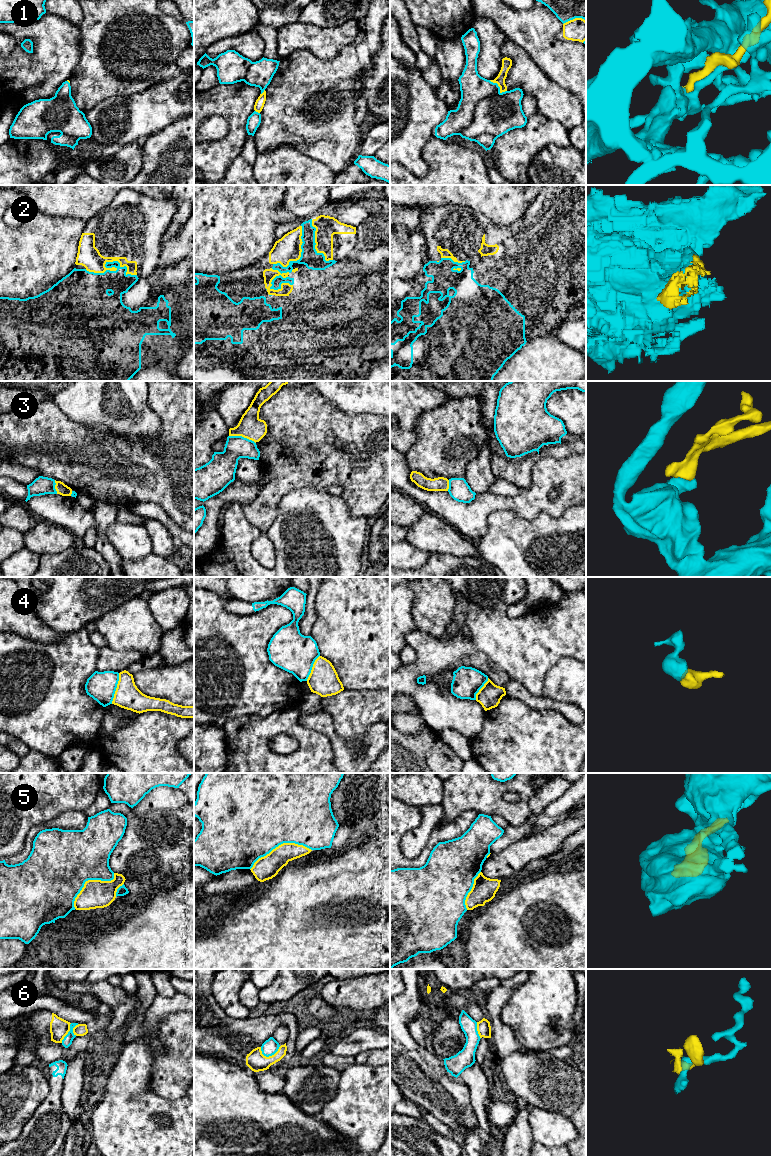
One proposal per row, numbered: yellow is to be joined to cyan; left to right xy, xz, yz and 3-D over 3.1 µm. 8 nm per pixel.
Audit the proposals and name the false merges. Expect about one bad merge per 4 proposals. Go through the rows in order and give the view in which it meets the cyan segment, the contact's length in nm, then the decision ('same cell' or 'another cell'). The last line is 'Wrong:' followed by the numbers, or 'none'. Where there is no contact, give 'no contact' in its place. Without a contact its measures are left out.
1: meets cyan in yz; contact 170 nm long; same cell
2: meets cyan in xy; contact 420 nm long; another cell
3: meets cyan in xz; contact 220 nm long; another cell
4: meets cyan in xy; contact 260 nm long; another cell
5: meets cyan in xz; contact 500 nm long; another cell
6: meets cyan in xz; contact 170 nm long; another cell
Wrong: 2, 3, 4, 5, 6

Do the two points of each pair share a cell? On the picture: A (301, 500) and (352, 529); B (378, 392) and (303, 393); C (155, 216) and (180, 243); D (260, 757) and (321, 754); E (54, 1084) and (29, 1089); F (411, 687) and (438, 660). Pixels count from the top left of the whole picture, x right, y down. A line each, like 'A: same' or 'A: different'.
A: same
B: different
C: different
D: same
E: different
F: same

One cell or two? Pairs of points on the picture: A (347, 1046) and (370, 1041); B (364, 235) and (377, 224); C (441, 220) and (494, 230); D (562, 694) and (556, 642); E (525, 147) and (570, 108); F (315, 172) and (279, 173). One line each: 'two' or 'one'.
A: one
B: one
C: one
D: two
E: two
F: one

